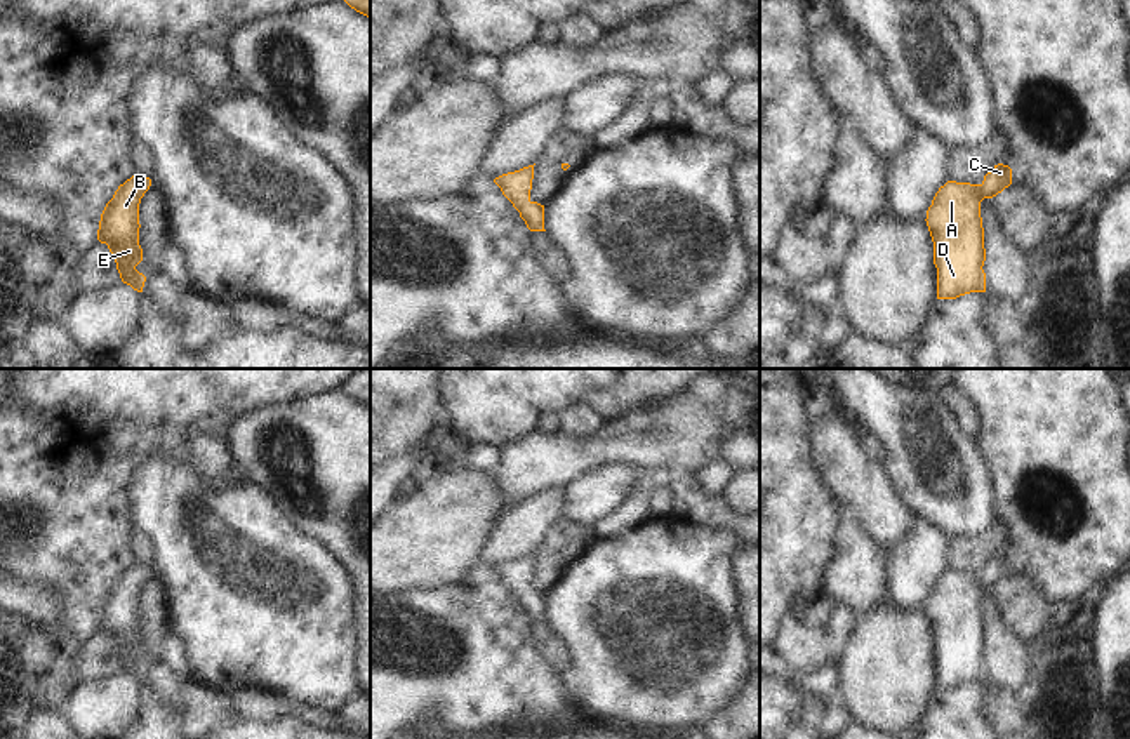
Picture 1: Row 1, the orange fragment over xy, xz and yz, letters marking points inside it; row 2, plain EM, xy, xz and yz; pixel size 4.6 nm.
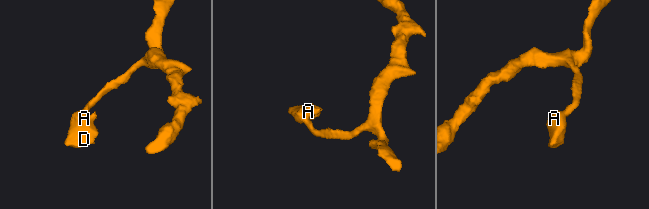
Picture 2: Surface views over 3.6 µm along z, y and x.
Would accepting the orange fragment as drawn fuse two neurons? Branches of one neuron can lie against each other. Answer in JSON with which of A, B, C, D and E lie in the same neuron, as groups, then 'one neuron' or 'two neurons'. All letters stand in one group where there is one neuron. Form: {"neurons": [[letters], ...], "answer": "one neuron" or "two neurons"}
{"neurons": [["A", "B", "C", "D", "E"]], "answer": "one neuron"}

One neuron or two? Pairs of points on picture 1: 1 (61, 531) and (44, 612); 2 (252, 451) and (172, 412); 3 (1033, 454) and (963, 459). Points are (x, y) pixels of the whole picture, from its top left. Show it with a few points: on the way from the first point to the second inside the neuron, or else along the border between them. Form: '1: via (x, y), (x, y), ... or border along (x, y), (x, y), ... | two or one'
1: border along (18, 579), (46, 585), (58, 597), (63, 626) | two
2: border along (252, 409), (239, 412), (226, 425), (223, 437) | two
3: border along (976, 439), (988, 465), (993, 498) | two

